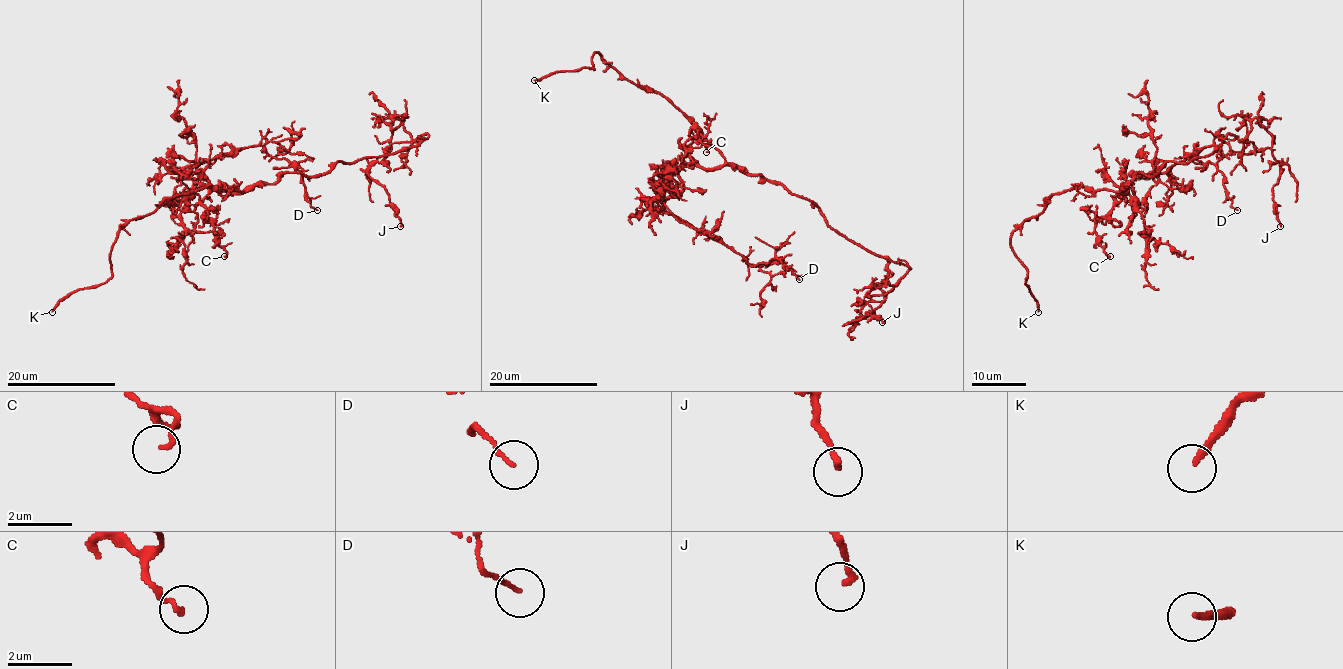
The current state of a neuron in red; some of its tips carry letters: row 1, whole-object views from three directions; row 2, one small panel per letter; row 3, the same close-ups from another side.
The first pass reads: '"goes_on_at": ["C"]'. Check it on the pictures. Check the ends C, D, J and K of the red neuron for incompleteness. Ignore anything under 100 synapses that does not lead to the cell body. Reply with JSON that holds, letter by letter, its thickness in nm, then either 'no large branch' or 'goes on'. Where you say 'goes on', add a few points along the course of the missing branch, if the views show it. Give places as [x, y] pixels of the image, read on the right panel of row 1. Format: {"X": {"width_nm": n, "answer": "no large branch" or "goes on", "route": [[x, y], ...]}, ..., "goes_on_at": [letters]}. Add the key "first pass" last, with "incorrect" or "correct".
{"C": {"width_nm": 130, "answer": "no large branch"}, "D": {"width_nm": 120, "answer": "no large branch"}, "J": {"width_nm": 190, "answer": "no large branch"}, "K": {"width_nm": 200, "answer": "goes on", "route": [[1038, 312], [1053, 331], [1069, 341], [1106, 344], [1125, 340], [1130, 345], [1131, 352]]}, "goes_on_at": ["K"], "first pass": "incorrect"}

